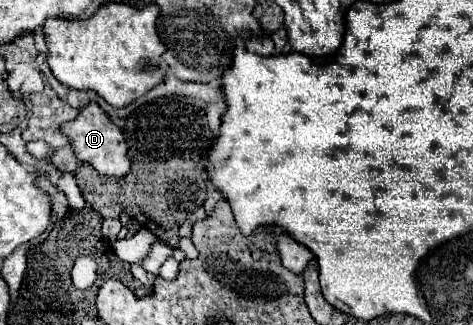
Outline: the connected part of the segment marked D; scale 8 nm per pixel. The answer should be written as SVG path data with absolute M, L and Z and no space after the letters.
M90 101L88 105L84 105L84 109L80 109L78 117L72 121L66 121L60 131L70 139L72 143L72 151L80 161L88 161L98 173L108 175L108 177L124 177L130 169L130 161L126 157L128 153L128 145L124 141L124 133L108 119L108 115L104 113L104 109Z

